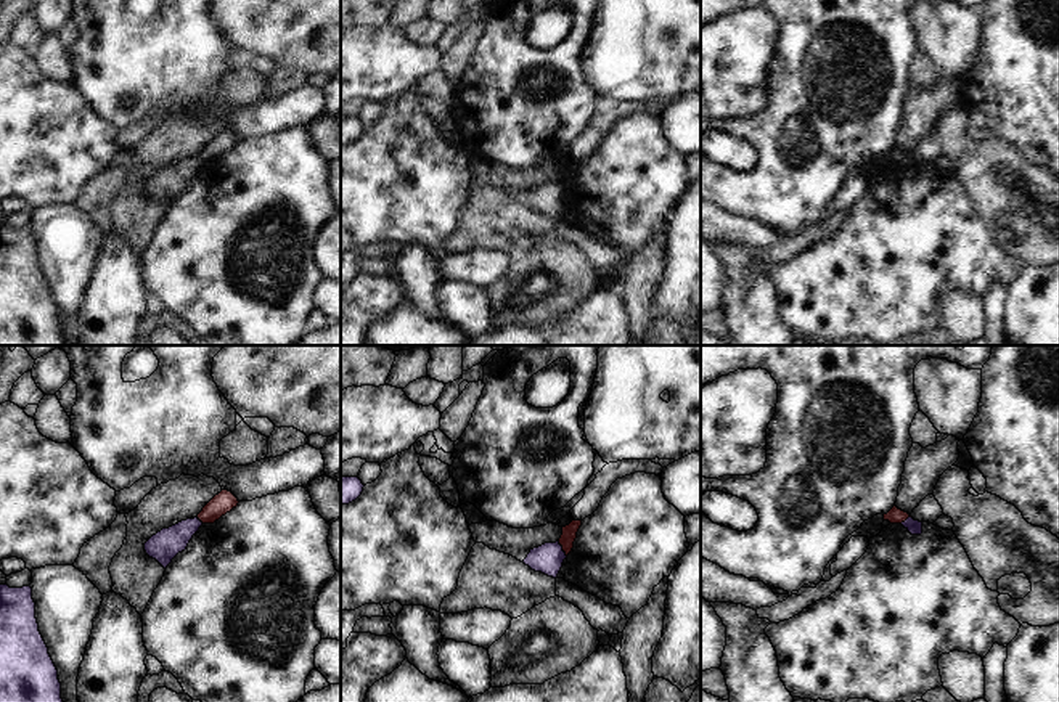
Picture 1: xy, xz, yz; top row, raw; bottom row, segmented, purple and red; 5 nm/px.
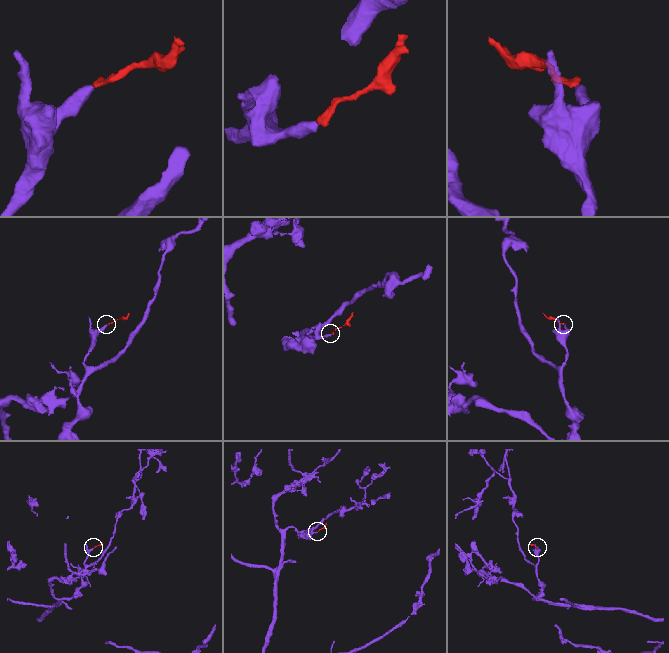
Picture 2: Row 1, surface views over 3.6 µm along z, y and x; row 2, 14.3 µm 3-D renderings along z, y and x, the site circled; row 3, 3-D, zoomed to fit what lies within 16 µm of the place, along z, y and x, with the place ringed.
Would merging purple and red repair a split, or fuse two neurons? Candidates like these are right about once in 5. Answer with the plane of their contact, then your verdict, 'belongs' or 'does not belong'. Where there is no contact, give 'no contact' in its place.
xz | does not belong

